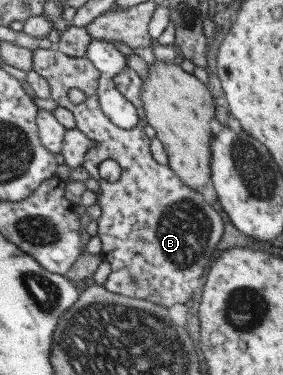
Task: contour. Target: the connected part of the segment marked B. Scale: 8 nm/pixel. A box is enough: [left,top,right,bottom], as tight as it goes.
[33,49,222,310]

